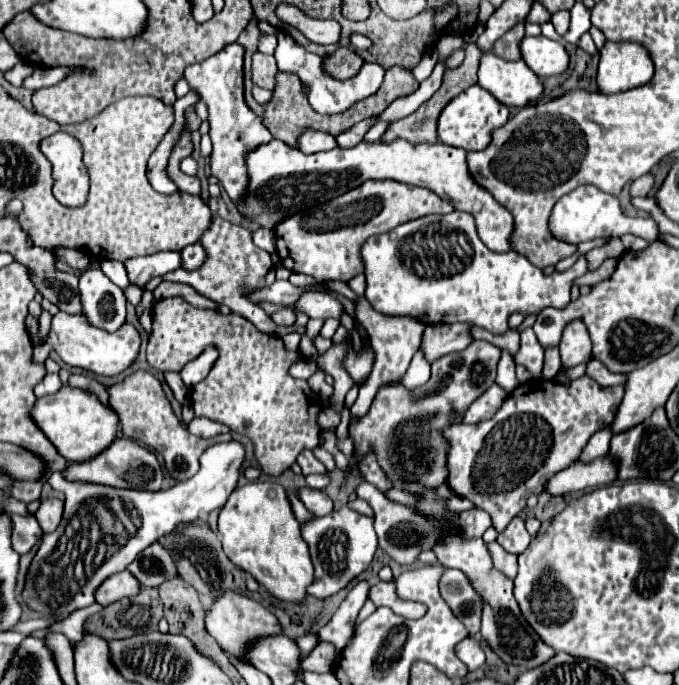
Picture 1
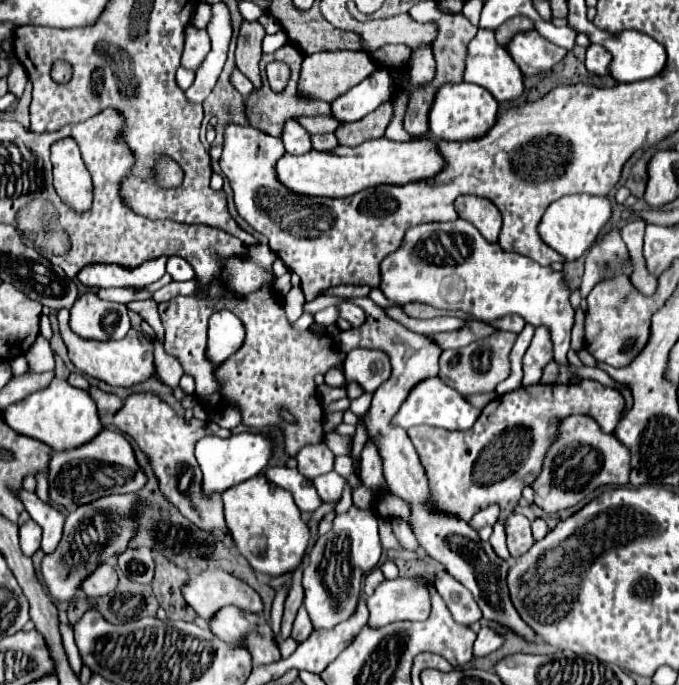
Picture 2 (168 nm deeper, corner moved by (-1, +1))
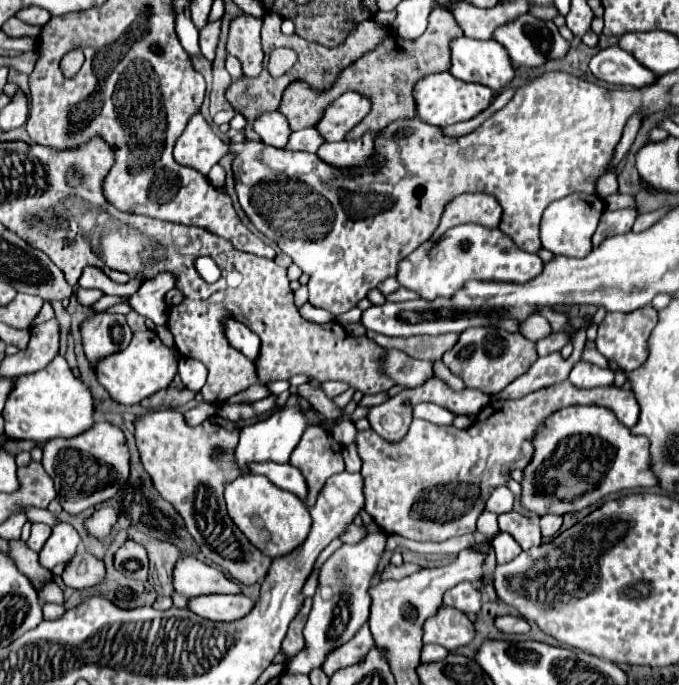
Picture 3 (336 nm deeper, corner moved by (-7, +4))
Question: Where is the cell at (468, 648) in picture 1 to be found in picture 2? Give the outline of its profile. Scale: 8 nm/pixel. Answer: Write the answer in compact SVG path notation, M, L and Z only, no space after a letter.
M482 627L478 631L478 639L474 643L474 655L476 657L484 657L484 655L496 651L498 647L502 647L502 643L504 643L504 637L500 633L496 633L490 627Z

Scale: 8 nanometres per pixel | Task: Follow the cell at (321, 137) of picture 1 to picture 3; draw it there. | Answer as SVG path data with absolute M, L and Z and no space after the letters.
M268 112L262 114L258 120L254 120L254 130L256 134L270 146L276 148L286 148L288 144L288 134L292 134L292 128L288 124L288 118L280 112Z

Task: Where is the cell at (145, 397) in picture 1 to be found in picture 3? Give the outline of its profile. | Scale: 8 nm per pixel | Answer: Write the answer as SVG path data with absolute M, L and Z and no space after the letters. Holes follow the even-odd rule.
M172 408L142 414L134 422L134 436L142 464L160 496L180 512L188 532L198 542L200 552L214 564L226 568L236 582L250 586L264 580L272 560L260 554L260 550L246 540L226 512L222 496L224 486L240 476L236 466L230 462L230 454L238 444L238 434L240 428L222 416L210 416L202 426L188 426L184 416ZM216 446L224 448L226 456L222 462L212 460L212 448Z

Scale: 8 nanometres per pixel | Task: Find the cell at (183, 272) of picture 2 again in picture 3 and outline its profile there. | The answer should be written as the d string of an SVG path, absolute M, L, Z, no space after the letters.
M160 272L150 280L144 280L144 284L138 288L136 294L130 296L130 306L134 312L142 314L144 318L152 320L156 326L166 324L168 318L168 308L162 300L168 290L176 286L176 276L172 272Z

